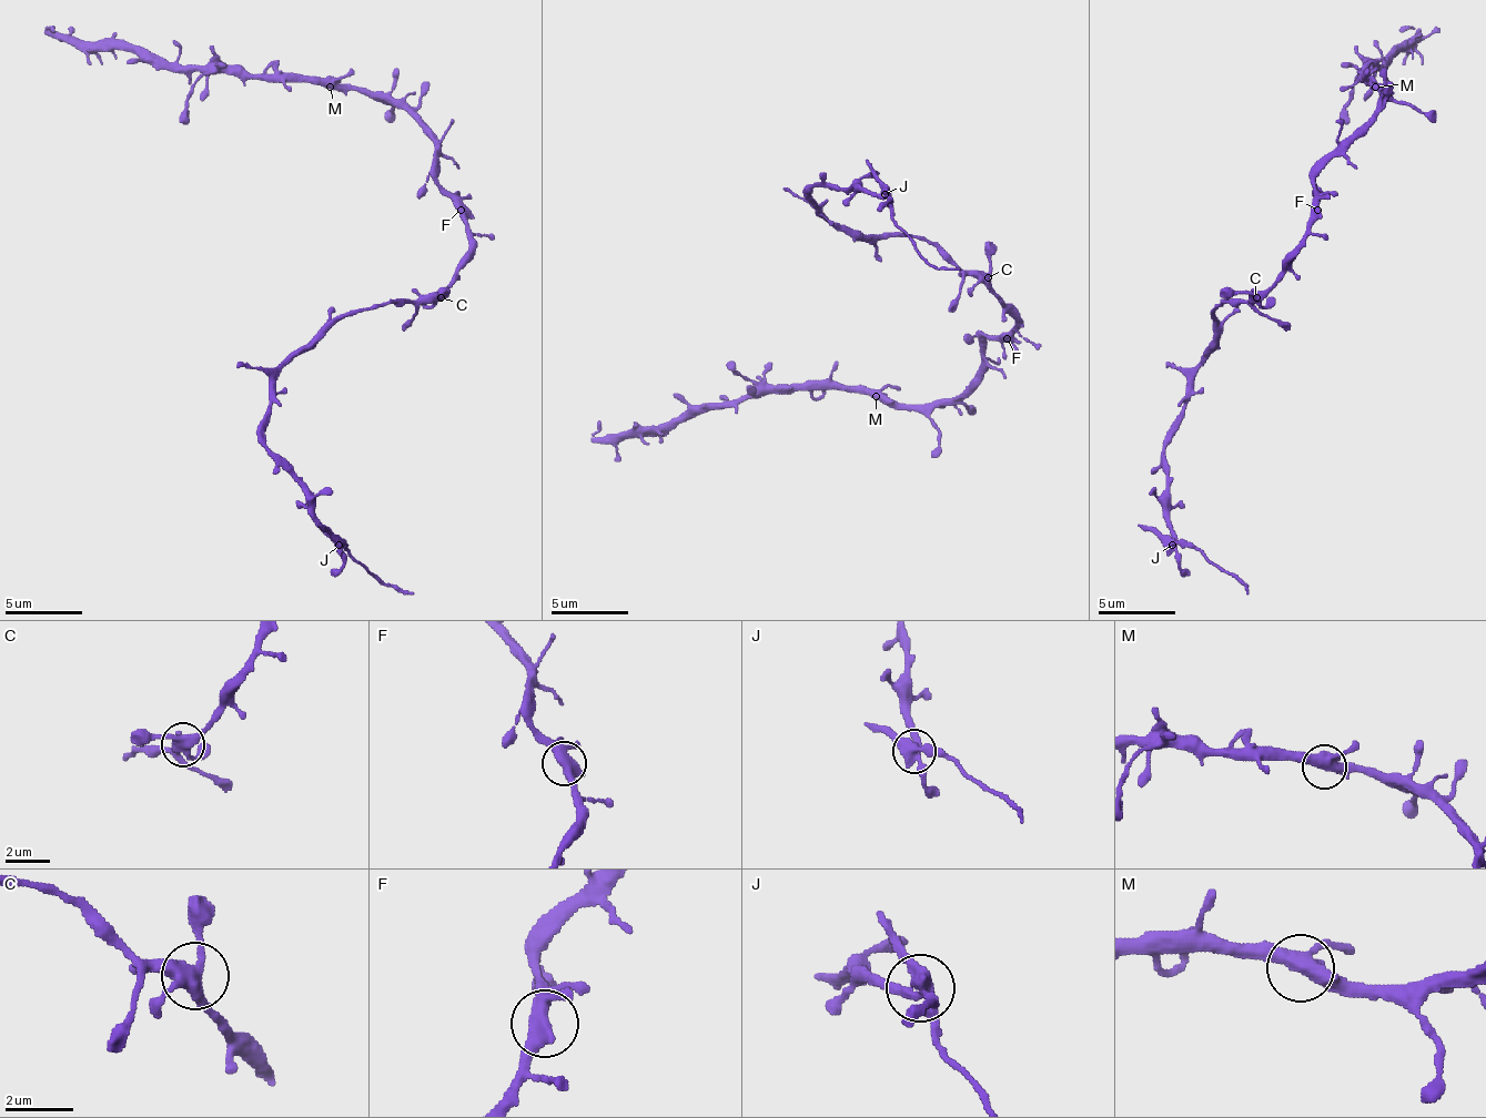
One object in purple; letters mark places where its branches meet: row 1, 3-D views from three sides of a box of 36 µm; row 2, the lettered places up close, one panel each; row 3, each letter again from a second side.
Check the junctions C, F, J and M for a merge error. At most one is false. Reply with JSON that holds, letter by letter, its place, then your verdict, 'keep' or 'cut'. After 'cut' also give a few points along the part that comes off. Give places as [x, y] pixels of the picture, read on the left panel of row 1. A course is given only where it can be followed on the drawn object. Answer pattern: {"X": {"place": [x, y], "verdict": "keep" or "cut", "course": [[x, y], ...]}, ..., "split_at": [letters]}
{"C": {"place": [441, 297], "verdict": "keep"}, "F": {"place": [461, 210], "verdict": "keep"}, "J": {"place": [339, 545], "verdict": "cut", "course": [[337, 544], [387, 586], [414, 593]]}, "M": {"place": [330, 87], "verdict": "keep"}, "split_at": ["J"]}

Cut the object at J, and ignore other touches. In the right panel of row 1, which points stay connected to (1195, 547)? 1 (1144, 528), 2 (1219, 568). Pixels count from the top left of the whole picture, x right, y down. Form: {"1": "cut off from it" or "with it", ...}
{"1": "with it", "2": "with it"}

